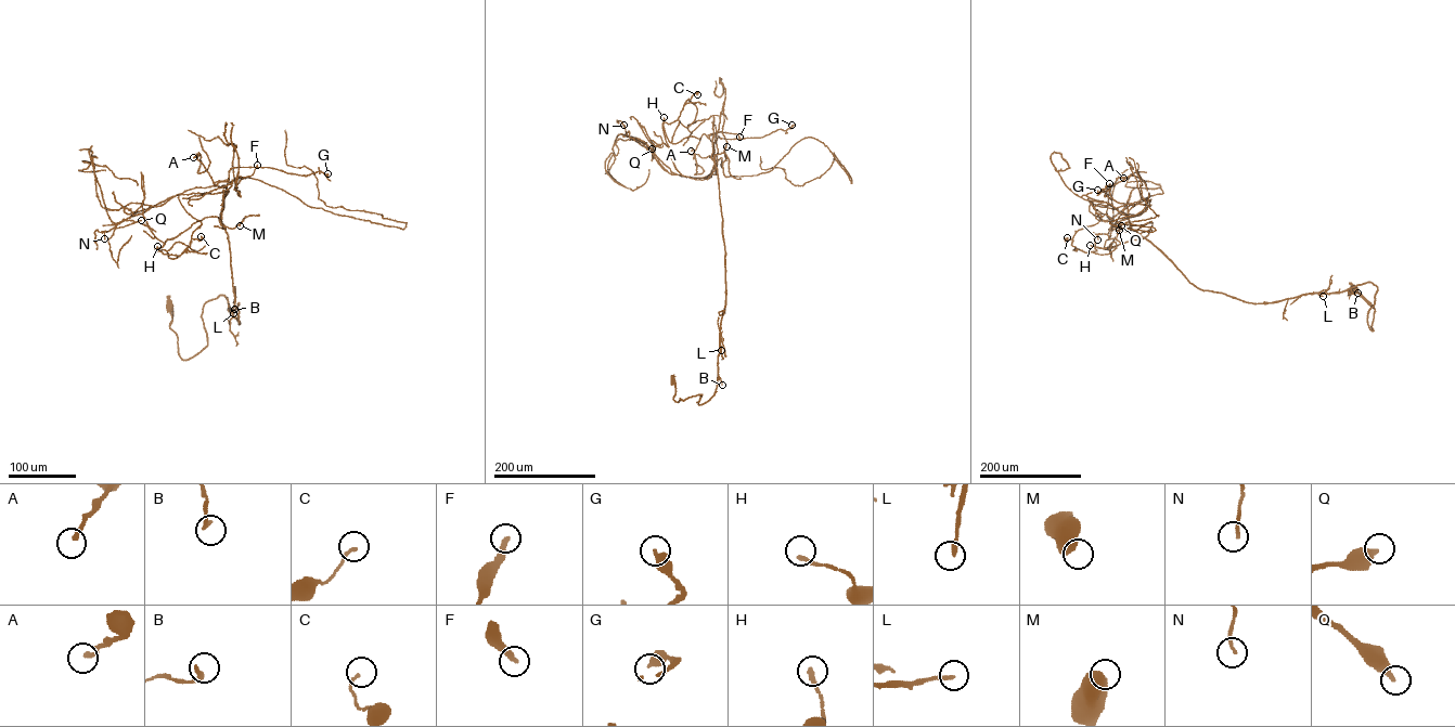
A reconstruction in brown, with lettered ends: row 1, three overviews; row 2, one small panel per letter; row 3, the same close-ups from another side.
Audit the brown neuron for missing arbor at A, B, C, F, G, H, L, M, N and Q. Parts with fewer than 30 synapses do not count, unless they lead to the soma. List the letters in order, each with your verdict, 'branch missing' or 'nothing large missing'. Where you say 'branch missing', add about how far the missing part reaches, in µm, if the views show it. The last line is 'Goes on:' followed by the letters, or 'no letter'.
A: nothing large missing
B: nothing large missing
C: nothing large missing
F: nothing large missing
G: nothing large missing
H: nothing large missing
L: nothing large missing
M: nothing large missing
N: nothing large missing
Q: nothing large missing
Goes on: no letter

